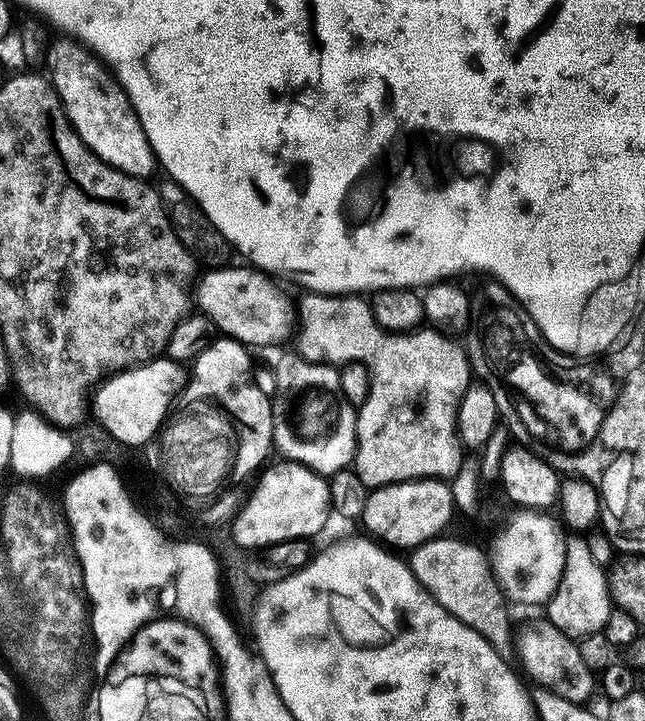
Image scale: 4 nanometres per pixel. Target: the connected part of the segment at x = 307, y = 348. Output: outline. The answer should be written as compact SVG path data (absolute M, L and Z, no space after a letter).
M322 292L303 293L300 304L298 302L298 327L294 332L294 341L296 340L295 351L301 358L308 360L310 363L323 363L333 366L343 366L346 364L361 364L366 366L368 377L370 378L370 390L366 402L359 405L356 413L356 455L354 461L354 471L358 478L367 488L381 488L387 484L397 484L403 480L426 480L429 478L452 478L452 475L460 468L465 453L462 451L462 445L456 434L456 411L462 402L462 394L466 394L468 385L473 383L474 377L471 366L468 364L465 345L458 339L451 340L451 335L437 330L432 326L421 326L411 332L388 332L374 318L372 305L367 299L361 298L356 294L345 294L343 296L325 296Z

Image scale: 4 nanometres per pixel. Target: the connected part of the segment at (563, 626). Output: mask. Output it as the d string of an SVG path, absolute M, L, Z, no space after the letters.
M572 534L564 540L565 566L557 588L546 603L547 623L553 624L567 636L579 638L595 632L603 632L606 618L613 610L612 596L608 592L608 577L605 569L594 562L587 539L580 534Z

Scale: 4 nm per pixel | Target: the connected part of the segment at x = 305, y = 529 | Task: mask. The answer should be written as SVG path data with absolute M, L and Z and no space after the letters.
M281 459L279 463L269 463L263 469L265 472L261 474L256 489L249 496L247 494L246 501L231 522L232 540L240 548L263 550L287 540L313 538L328 524L332 512L328 480L292 460Z

